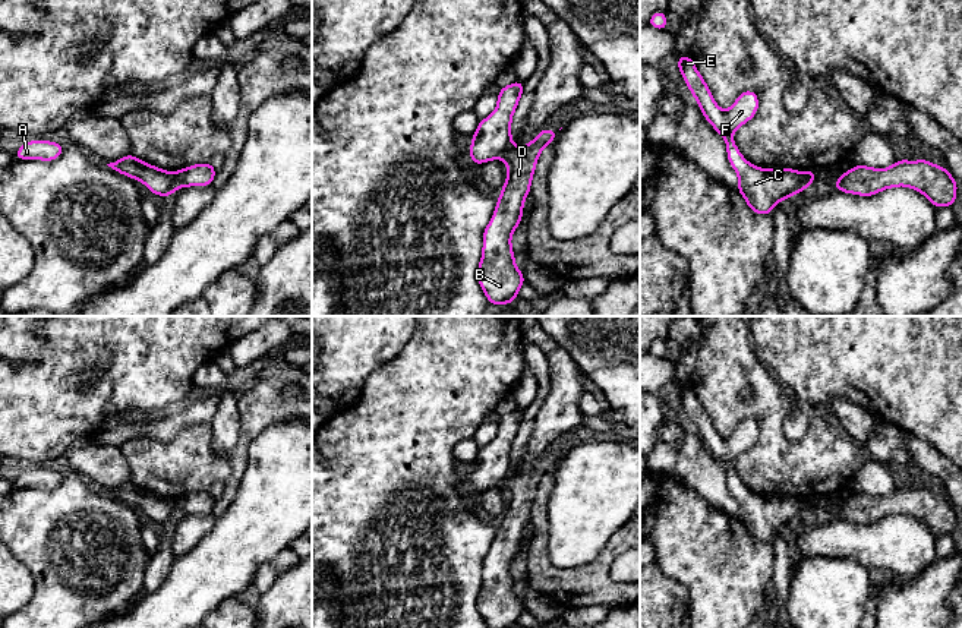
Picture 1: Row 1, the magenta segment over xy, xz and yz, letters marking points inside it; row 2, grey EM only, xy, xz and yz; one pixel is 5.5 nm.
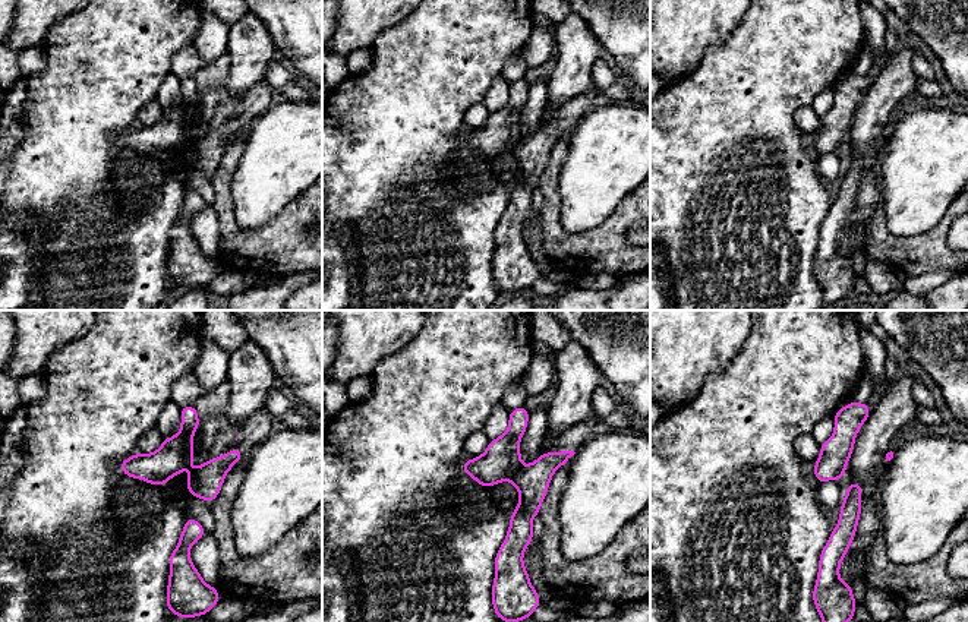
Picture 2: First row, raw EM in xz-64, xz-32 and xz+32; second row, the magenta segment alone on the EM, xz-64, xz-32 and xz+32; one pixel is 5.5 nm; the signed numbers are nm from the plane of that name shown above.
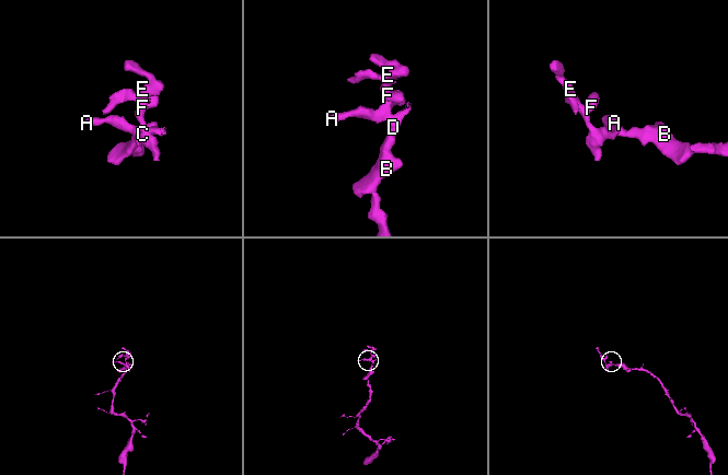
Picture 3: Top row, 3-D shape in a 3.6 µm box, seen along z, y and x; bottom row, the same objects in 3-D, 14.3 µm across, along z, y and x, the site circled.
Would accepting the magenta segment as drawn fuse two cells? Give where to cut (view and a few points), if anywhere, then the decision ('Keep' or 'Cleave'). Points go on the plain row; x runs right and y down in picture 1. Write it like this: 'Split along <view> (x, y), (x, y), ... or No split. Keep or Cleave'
Split along xy (174, 501), (179, 514). Cleave

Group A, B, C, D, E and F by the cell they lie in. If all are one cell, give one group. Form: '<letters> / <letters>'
A C E F / B D

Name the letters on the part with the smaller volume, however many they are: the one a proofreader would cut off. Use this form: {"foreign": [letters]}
{"foreign": ["A", "C", "E", "F"]}

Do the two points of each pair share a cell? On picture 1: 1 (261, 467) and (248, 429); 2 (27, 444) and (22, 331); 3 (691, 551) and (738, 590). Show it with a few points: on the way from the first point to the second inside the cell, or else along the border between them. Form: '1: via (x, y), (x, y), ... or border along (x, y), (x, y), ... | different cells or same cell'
1: border along (281, 422), (271, 423), (252, 441), (243, 475) | different cells
2: border along (37, 331), (47, 343), (47, 350), (15, 368) | different cells
3: via (703, 557), (726, 578) | same cell

